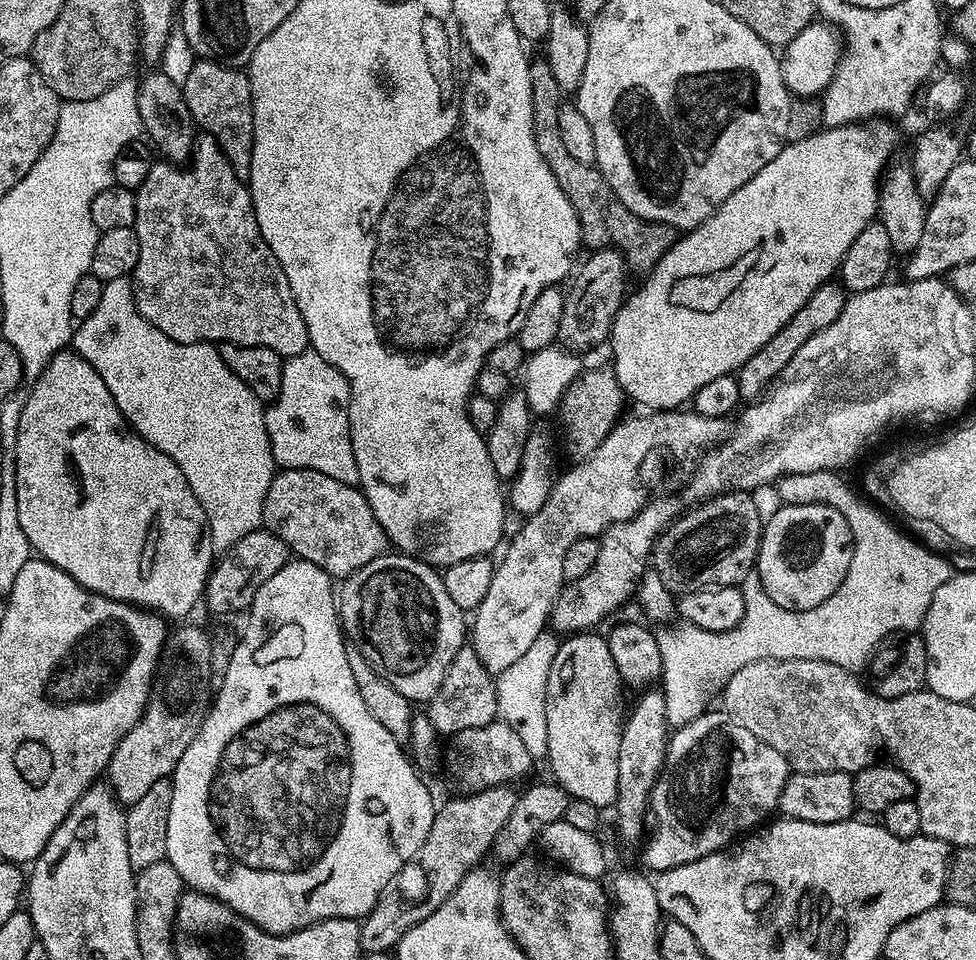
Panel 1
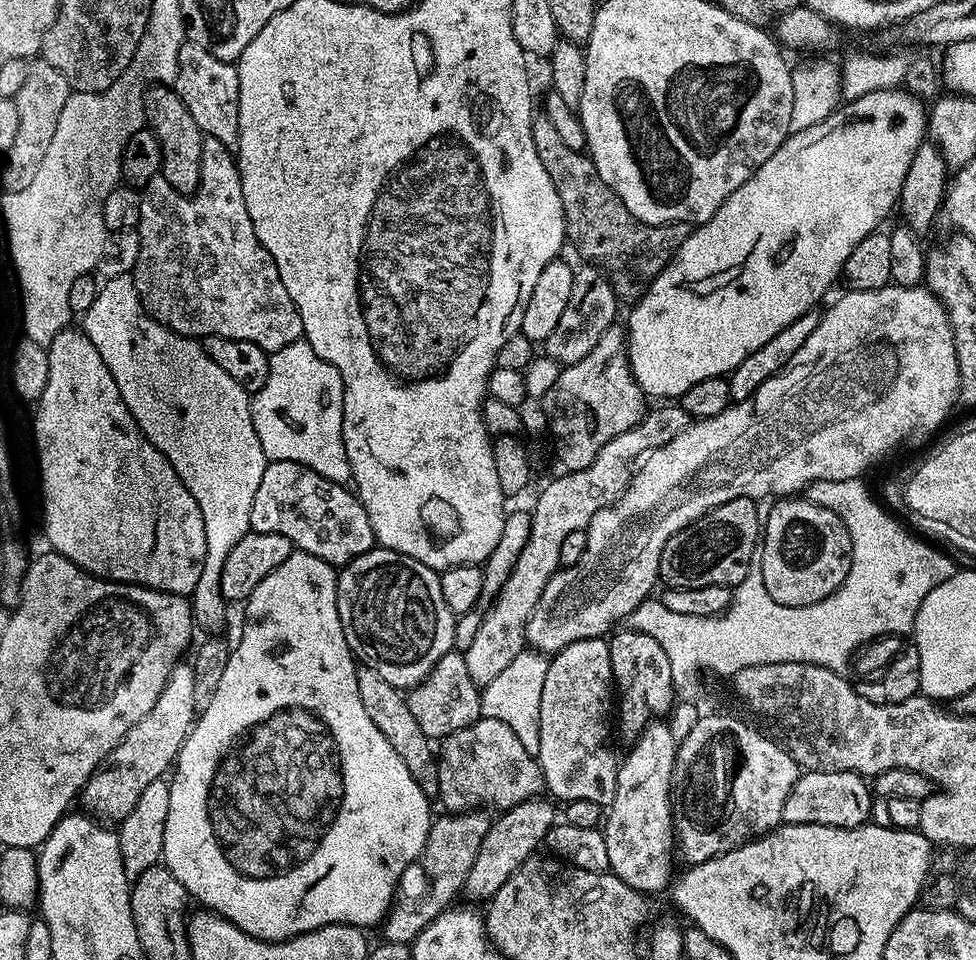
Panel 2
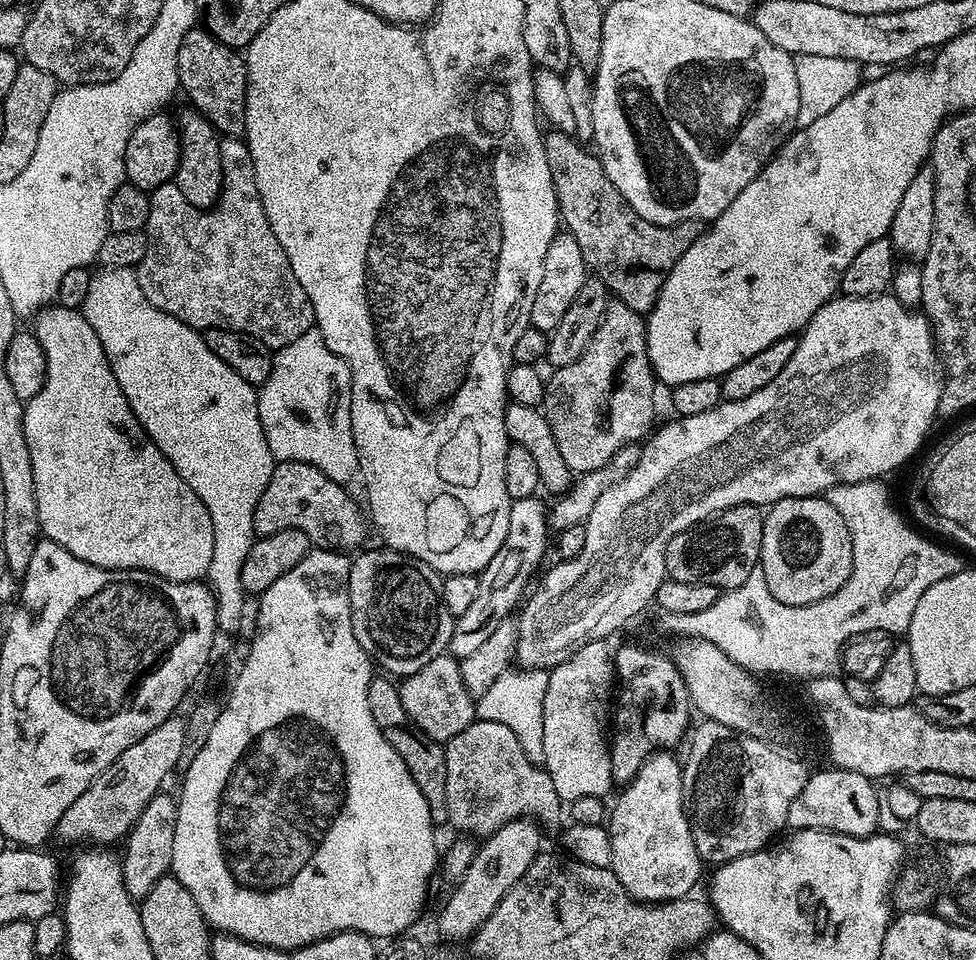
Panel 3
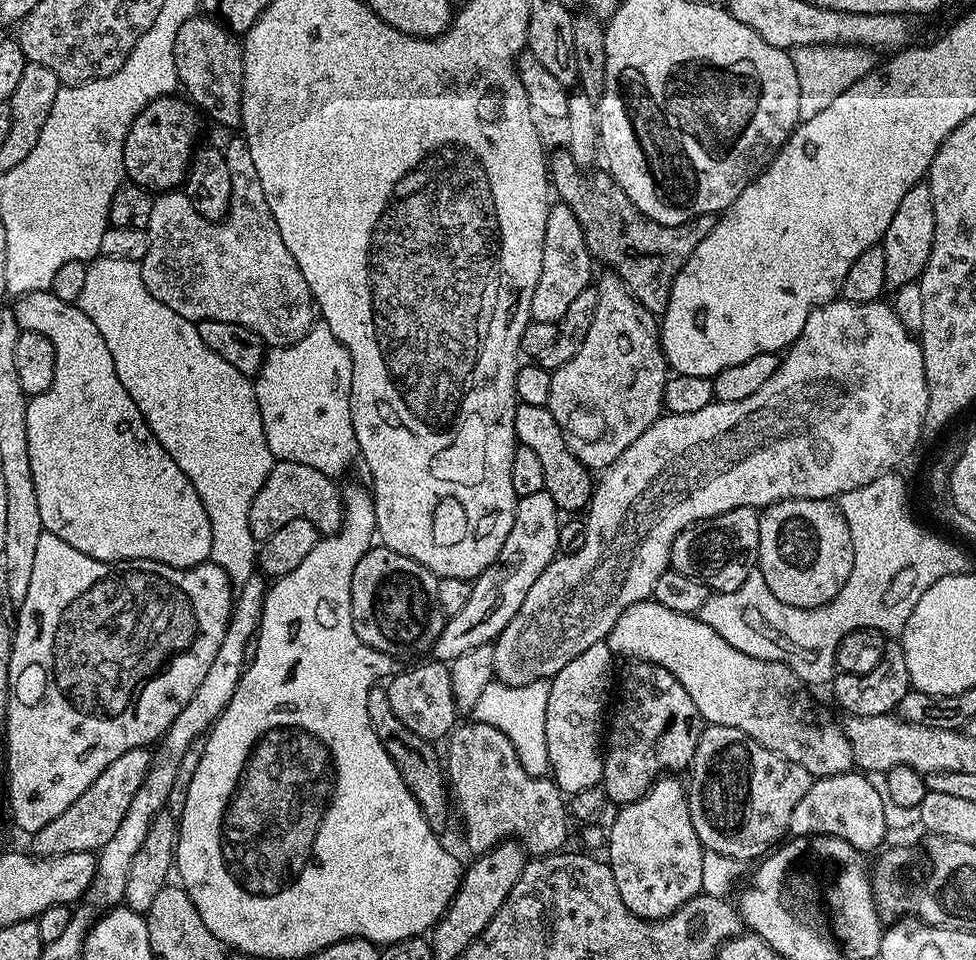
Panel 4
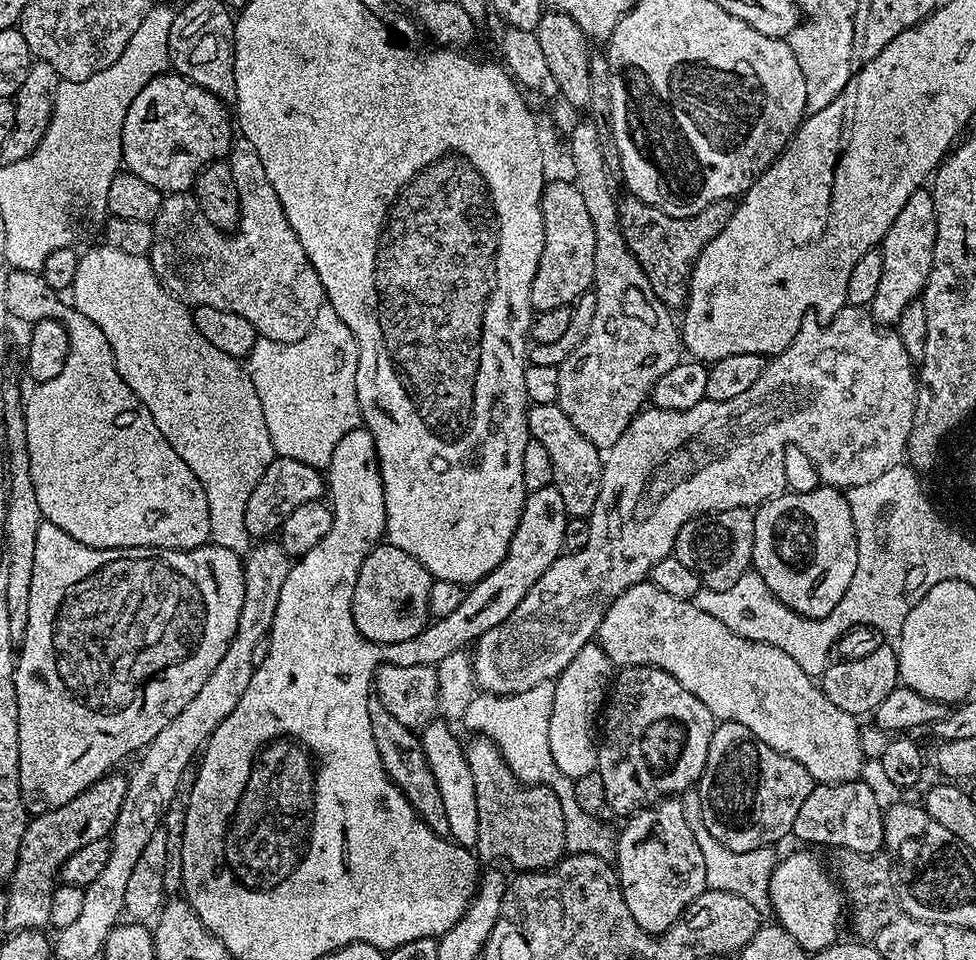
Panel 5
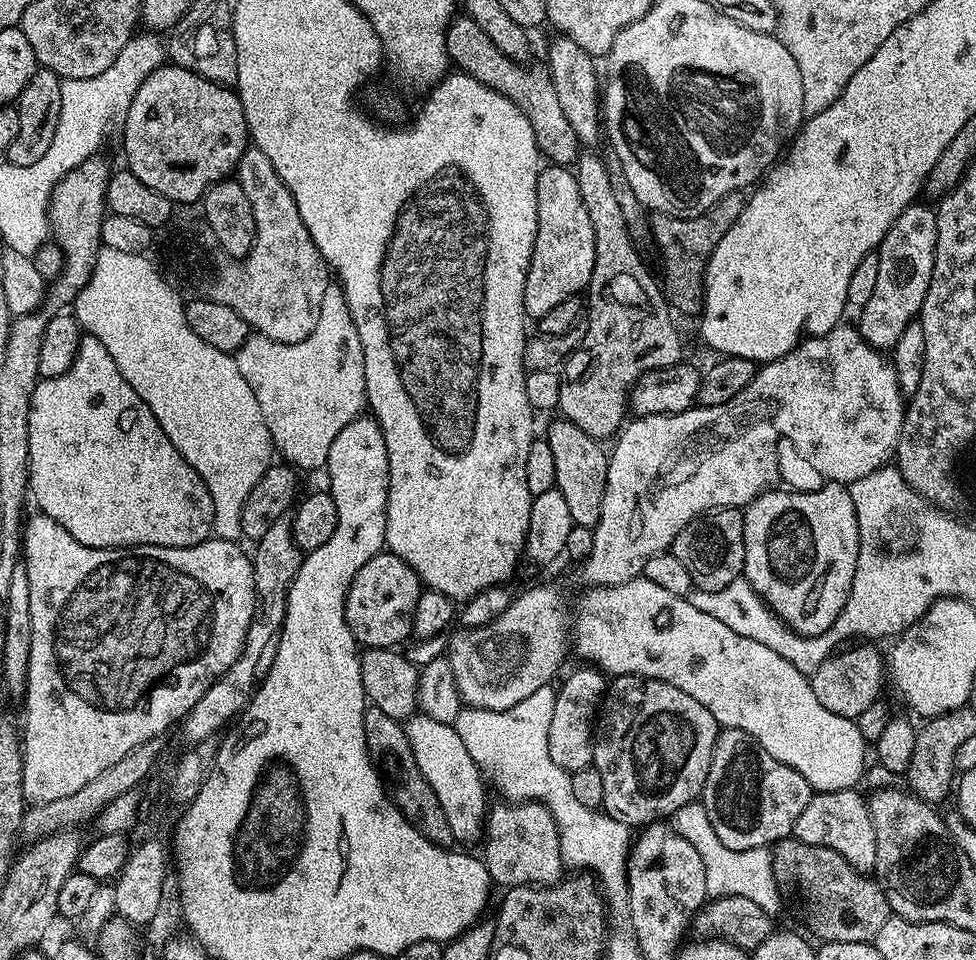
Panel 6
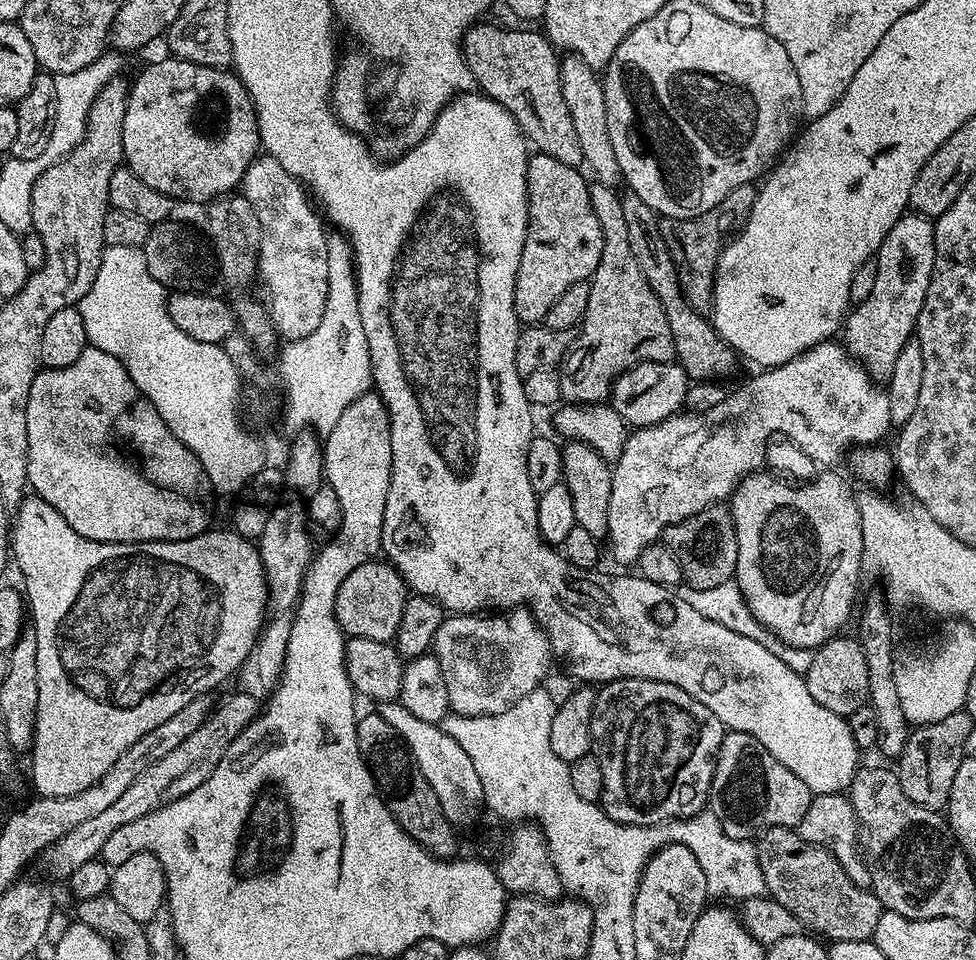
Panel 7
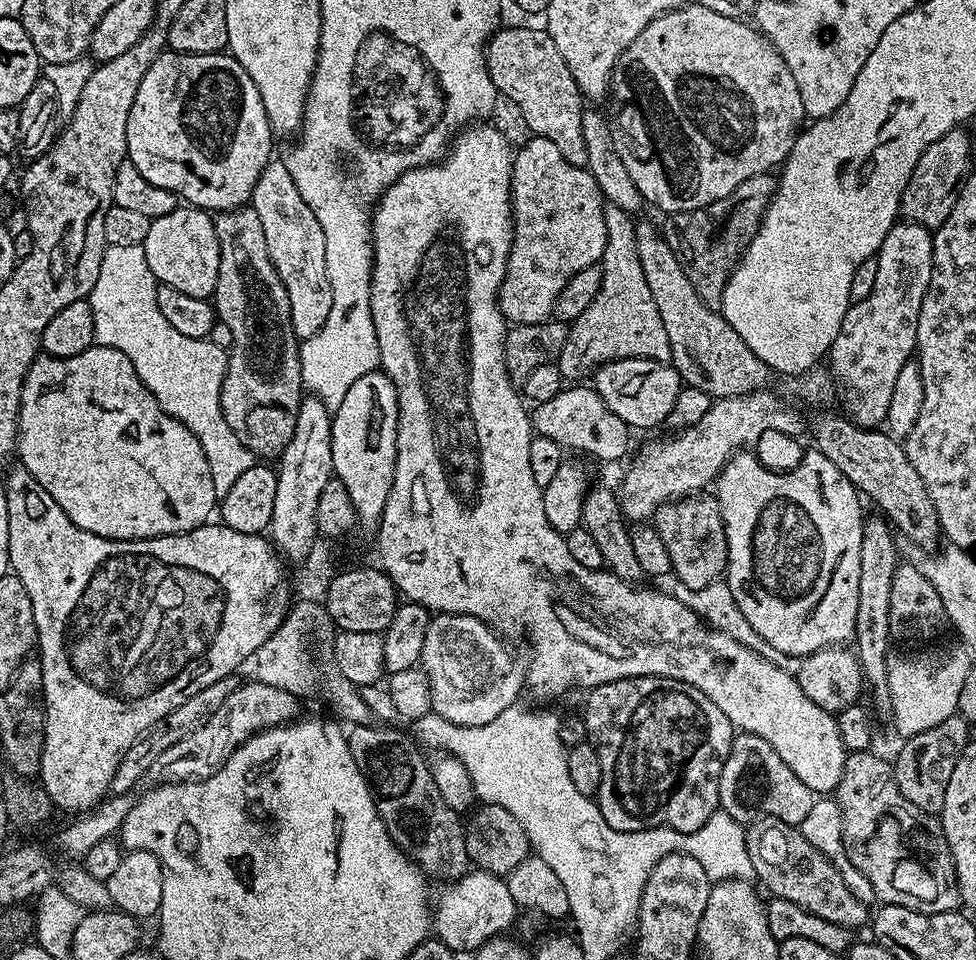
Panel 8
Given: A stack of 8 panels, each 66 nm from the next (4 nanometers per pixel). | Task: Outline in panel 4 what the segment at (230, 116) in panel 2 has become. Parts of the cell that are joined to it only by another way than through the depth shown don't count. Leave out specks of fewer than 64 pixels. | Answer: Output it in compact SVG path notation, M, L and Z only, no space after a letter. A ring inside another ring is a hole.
M197 14L191 16L186 22L182 22L182 30L178 30L178 38L174 41L174 66L178 70L179 87L188 91L187 99L205 117L208 115L214 123L221 124L224 128L239 129L241 127L244 50L241 41L229 32L219 19L208 14Z

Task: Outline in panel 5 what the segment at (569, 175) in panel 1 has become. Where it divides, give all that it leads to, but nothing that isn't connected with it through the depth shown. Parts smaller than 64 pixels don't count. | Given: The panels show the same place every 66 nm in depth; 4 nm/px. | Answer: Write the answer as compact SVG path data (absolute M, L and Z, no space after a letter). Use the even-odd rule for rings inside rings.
M628 194L625 197L618 204L620 229L629 251L648 279L648 288L669 310L683 309L688 303L688 279L692 277L698 254L702 254L708 243L722 234L726 222L730 222L733 201L719 200L693 216L673 218L654 206L644 204L636 196Z

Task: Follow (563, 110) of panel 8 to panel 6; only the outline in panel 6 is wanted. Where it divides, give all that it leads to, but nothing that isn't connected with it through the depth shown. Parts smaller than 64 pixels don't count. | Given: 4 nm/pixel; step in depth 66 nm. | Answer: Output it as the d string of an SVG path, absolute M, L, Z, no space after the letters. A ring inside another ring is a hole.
M466 14L457 15L446 29L446 50L449 61L459 71L498 90L498 94L510 97L524 111L530 126L534 126L534 138L545 161L556 166L575 165L582 145L566 119L566 114L558 102L558 94L554 94L551 76L543 67L523 68L523 63L502 54L502 50L498 50L498 46L494 46L490 38L486 38L482 26L475 24Z

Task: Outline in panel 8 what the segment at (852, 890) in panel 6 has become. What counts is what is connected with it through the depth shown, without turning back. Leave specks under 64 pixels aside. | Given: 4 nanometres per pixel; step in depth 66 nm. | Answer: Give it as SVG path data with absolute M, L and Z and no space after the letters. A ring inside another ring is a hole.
M762 816L760 819L754 820L751 824L747 825L744 837L746 838L746 850L750 854L750 866L754 866L754 877L757 881L761 880L761 882L769 888L769 893L771 893L772 896L786 898L786 902L795 902L797 906L802 906L806 910L810 910L810 914L818 914L818 918L826 918L826 922L838 922L843 928L849 930L857 930L856 928L862 927L863 924L865 927L865 925L869 923L869 905L864 904L858 898L854 898L854 894L850 894L850 890L846 887L846 882L842 882L842 874L838 874L838 870L834 870L832 863L830 863L829 860L826 859L826 857L818 850L814 850L814 846L810 846L810 842L806 842L806 838L802 838L802 834L797 825L787 824L773 816Z

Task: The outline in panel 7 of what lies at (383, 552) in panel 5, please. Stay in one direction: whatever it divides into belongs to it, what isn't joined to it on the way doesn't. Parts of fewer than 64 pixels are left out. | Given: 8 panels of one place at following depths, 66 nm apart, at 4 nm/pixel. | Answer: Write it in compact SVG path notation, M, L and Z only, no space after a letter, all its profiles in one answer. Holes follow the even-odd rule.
M377 558L362 562L338 586L338 598L334 602L336 621L345 637L374 638L374 642L392 642L406 610L410 589L402 574L387 559Z

